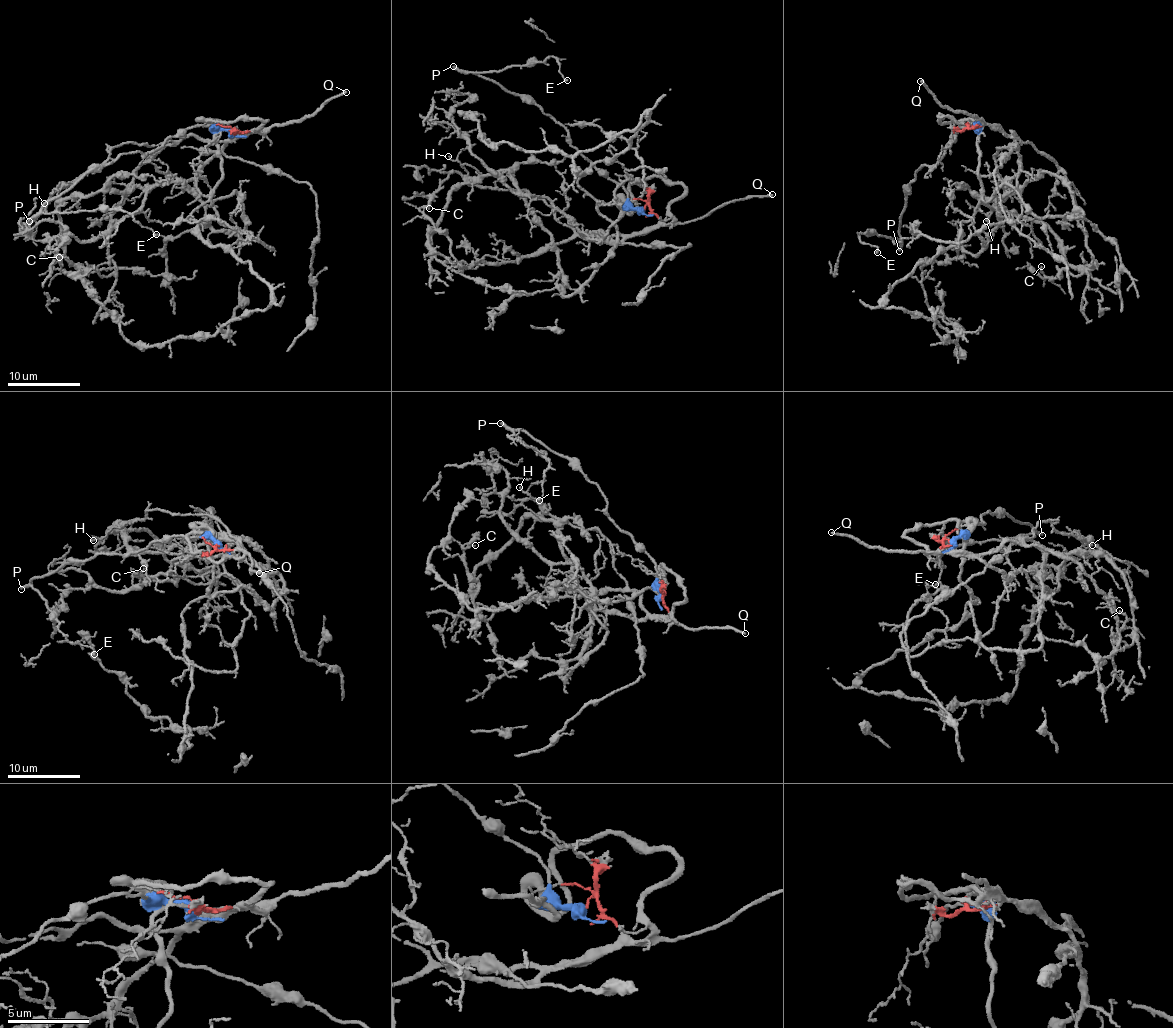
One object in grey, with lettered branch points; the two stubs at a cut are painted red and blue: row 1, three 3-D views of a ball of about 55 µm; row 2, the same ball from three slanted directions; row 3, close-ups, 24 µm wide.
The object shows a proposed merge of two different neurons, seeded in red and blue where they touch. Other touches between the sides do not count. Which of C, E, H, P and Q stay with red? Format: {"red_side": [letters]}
{"red_side": ["C", "H", "Q"]}

